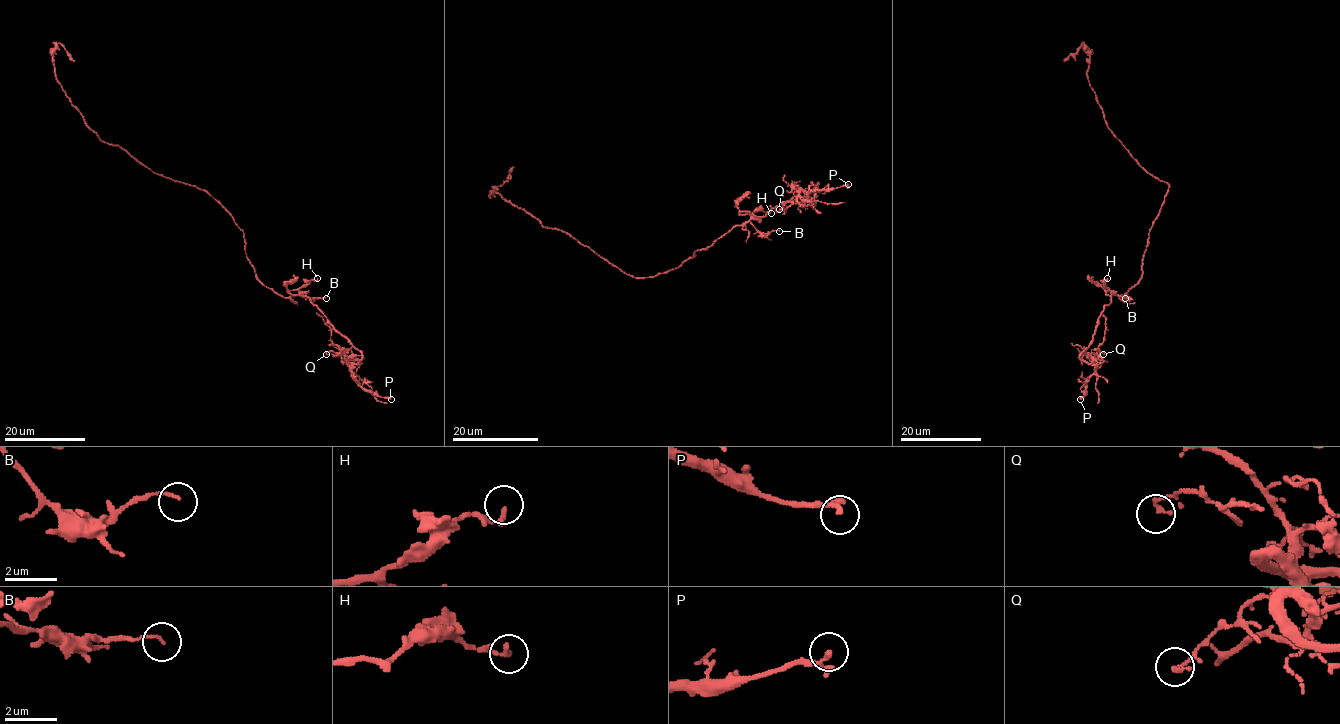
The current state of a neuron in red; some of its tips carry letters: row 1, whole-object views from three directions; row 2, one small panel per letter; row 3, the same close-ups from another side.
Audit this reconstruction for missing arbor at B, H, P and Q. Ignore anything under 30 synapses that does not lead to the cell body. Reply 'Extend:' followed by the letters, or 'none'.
Extend: none

